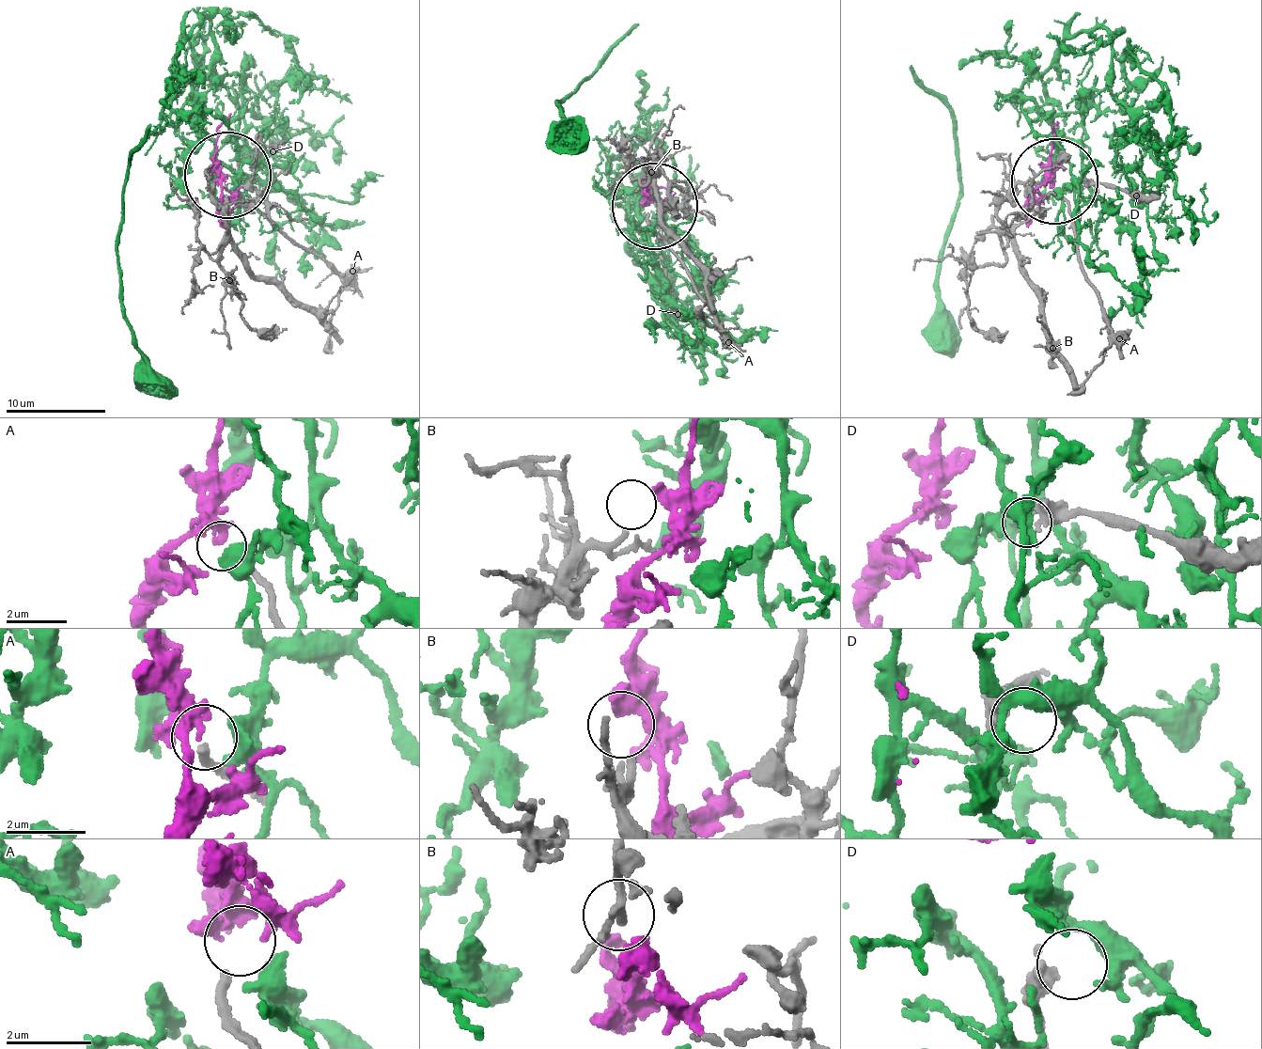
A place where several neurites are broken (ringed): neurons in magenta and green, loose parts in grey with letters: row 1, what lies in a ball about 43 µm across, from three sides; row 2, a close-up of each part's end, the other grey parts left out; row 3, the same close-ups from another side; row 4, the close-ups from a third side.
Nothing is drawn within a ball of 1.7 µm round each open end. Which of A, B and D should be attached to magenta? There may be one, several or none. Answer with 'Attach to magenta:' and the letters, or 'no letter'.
Attach to magenta: A

